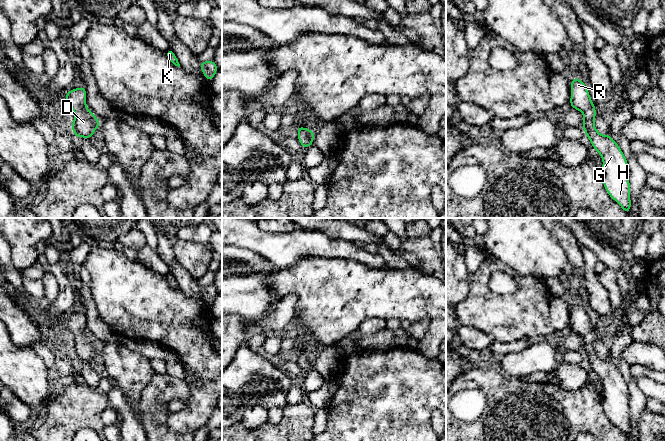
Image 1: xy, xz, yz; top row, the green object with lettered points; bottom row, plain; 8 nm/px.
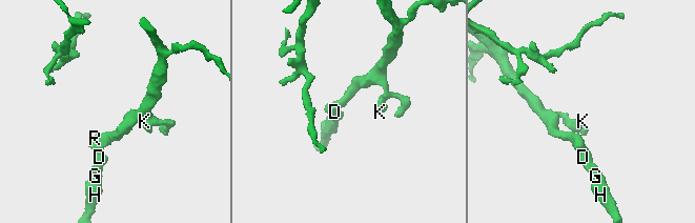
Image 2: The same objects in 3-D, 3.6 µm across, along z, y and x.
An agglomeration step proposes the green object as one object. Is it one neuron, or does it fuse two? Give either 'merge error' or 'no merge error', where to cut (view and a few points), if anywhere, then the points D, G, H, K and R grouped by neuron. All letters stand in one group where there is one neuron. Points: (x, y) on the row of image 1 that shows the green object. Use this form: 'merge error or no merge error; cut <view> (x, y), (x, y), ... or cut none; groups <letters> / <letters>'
no merge error; cut none; groups D G H K R

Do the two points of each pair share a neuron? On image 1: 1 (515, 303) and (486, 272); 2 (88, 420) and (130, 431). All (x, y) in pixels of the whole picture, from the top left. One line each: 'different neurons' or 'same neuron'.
1: same neuron
2: different neurons

